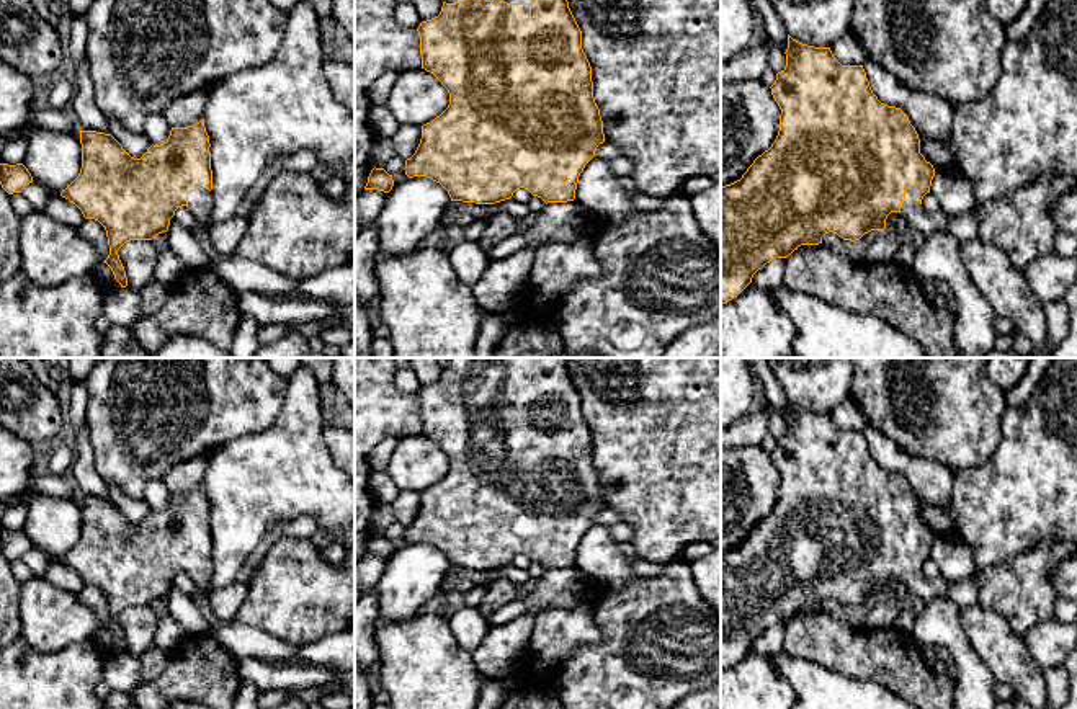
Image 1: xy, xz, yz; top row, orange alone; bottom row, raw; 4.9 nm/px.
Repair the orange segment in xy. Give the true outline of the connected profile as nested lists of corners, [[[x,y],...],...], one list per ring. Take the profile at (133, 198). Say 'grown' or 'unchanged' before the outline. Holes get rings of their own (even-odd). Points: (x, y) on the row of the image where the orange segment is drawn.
grown; [[[204,119],[188,127],[172,127],[168,139],[150,145],[141,158],[131,157],[111,136],[82,131],[82,168],[78,176],[62,190],[60,196],[74,203],[85,219],[98,221],[108,237],[106,263],[121,288],[127,286],[124,266],[118,250],[129,240],[152,240],[167,232],[175,211],[186,206],[196,217],[198,229],[211,225],[212,170],[209,136]]]

